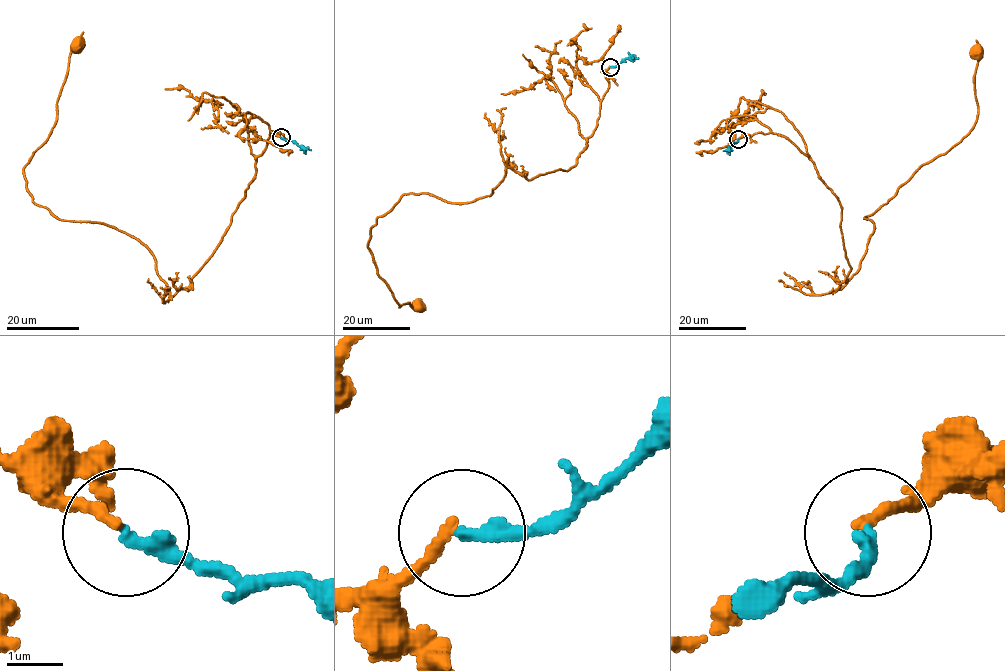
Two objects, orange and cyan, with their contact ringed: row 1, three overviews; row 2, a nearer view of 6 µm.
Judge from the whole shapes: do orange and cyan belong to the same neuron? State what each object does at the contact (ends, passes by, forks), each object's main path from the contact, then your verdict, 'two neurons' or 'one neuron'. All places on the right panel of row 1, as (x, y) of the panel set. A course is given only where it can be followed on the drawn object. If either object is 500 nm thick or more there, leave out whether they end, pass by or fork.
orange ends; cyan ends; course orange (738, 139), (787, 137), (813, 162), (841, 207), (841, 288), (872, 235), (864, 218), (974, 125), (974, 52); course cyan (738, 139), (729, 151); two neurons

